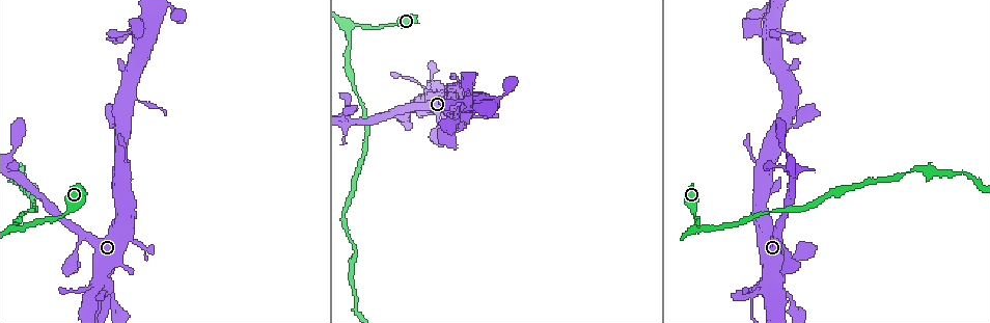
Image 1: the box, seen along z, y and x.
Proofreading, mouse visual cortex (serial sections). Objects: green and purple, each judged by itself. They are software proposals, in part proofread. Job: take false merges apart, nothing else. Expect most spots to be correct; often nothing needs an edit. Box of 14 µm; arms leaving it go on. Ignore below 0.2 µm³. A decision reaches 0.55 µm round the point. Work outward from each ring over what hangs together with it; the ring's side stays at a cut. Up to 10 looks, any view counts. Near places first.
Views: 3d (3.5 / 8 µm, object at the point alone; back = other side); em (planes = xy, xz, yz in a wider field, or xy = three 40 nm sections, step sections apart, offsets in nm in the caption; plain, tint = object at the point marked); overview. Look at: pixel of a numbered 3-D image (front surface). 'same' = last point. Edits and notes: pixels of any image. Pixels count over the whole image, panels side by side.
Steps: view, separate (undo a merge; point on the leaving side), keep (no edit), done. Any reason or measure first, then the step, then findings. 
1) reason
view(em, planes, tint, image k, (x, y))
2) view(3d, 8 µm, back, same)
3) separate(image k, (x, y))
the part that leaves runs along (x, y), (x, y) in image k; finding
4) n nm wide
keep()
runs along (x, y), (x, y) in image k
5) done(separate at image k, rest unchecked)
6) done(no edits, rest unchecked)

sharp bend
view(3d, 3.5 µm, image 1, (696, 228))

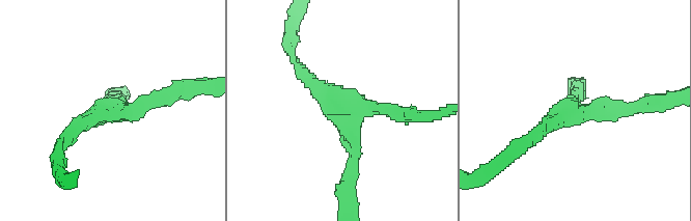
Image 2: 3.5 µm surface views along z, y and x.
3 arms; arms of 200, 250, 250 nm; now the EM
view(em, xy, step 1, tint, image 2, (356, 115))

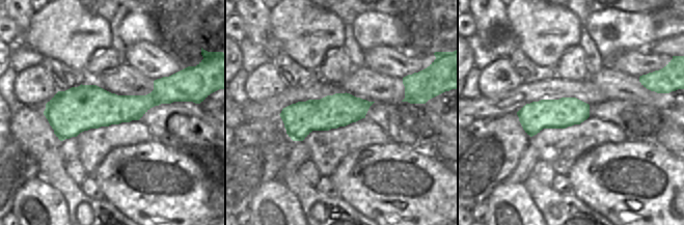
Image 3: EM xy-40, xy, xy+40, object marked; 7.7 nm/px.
view(em, xy, step 5, tint, same)

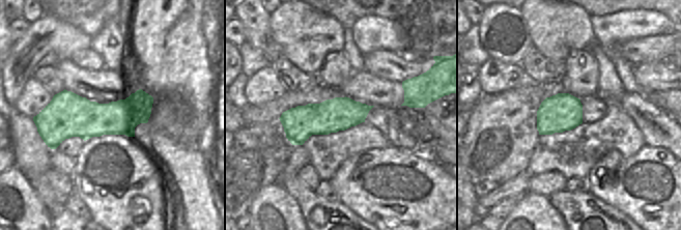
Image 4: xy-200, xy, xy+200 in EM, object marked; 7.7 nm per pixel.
keep()
runs along (417, 116), (366, 108), (351, 118), (351, 180) in image 2; continuous, no second cell

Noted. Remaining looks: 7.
view(3d, 3.5 µm, image 1, (788, 258))

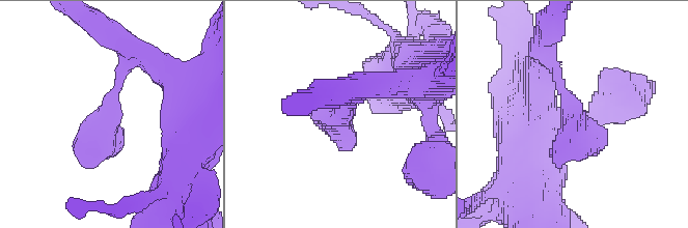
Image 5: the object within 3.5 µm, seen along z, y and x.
shape alone is not enough
view(em, xy, step 5, tint, image 5, (341, 116))

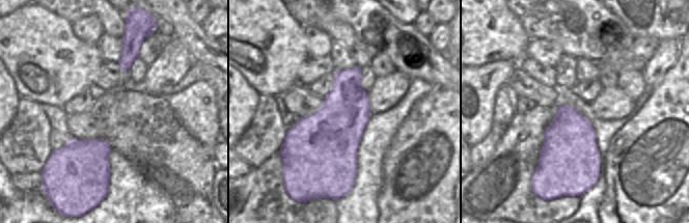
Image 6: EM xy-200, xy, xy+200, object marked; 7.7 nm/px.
keep()
runs along (134, 51), (86, 165) in image 5; all the same cell

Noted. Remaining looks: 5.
calibre changes
view(3d, 3.5 µm, image 1, (779, 286))

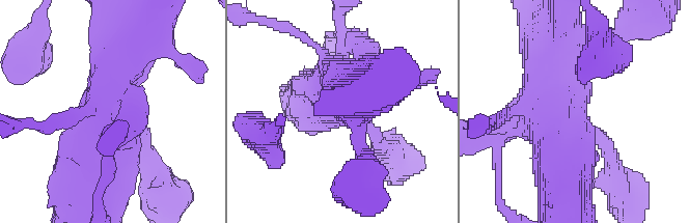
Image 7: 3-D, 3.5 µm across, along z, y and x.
view(em, xy, step 3, tint, same)

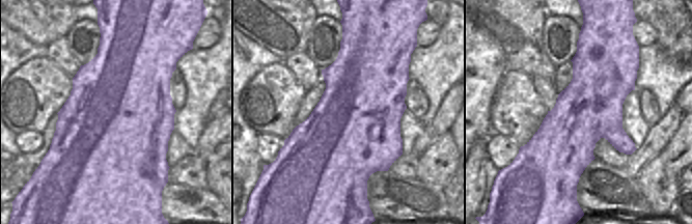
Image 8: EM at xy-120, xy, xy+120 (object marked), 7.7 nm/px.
keep()
runs along (123, 53), (85, 177) in image 7; all the same cell

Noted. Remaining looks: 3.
calibre changes
view(3d, 3.5 µm, back, image 1, (159, 4))

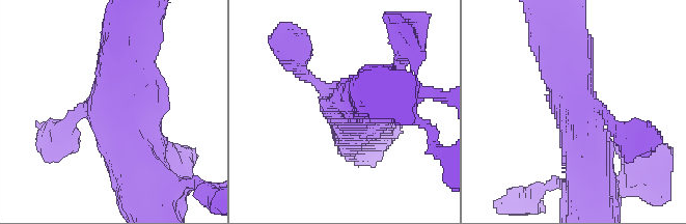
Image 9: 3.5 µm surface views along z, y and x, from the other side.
view(em, xy, step 3, tint, image 9, (581, 114))

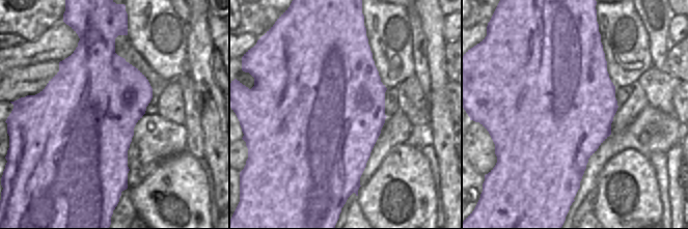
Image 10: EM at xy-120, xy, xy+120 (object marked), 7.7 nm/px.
keep()
runs along (135, 174), (100, 104), (64, 133) in image 9; one cell here

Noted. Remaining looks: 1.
done(no edits, rest unchecked)

